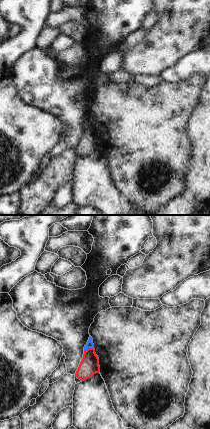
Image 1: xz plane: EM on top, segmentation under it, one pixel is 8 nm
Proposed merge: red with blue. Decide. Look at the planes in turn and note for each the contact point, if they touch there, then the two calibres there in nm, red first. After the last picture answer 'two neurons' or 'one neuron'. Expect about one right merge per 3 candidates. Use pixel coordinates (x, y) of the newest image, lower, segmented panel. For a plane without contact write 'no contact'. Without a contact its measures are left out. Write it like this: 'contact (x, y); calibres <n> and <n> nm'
contact (88, 348); calibres 160 and 50 nm

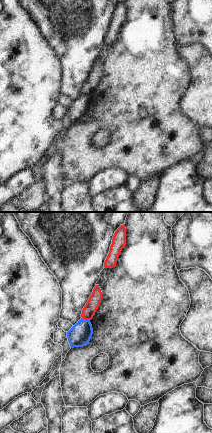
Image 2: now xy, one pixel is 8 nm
contact (86, 319); calibres 100 and 180 nm

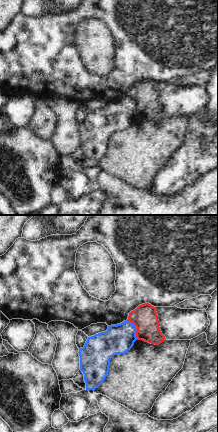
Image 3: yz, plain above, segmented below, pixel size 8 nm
contact (137, 329); calibres 200 and 240 nm

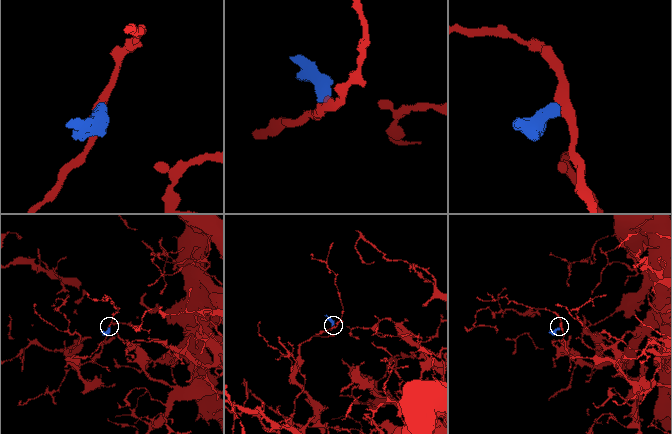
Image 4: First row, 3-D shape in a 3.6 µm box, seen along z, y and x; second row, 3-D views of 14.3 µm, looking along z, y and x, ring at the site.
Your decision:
two neurons

